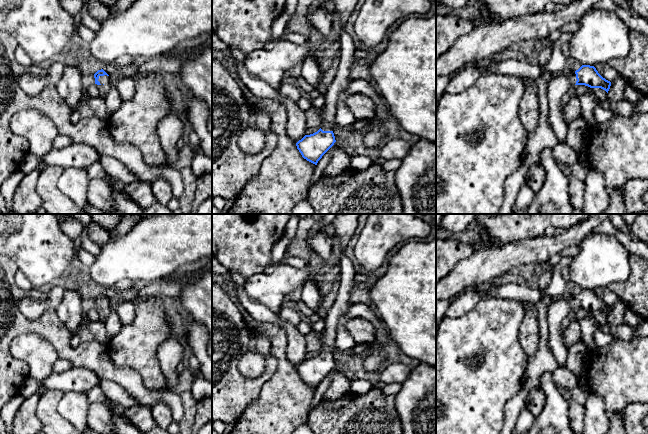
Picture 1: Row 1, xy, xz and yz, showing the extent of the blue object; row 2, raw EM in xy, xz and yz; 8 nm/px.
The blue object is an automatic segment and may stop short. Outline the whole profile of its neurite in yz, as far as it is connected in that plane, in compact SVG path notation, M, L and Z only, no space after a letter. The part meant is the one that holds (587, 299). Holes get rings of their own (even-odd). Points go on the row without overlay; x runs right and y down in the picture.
M582 289L573 297L563 296L554 298L547 311L548 347L558 366L566 366L568 348L565 346L560 333L562 319L571 309L585 309L590 312L601 312L607 317L611 306L603 302L594 290Z

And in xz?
M336 214L332 222L335 228L334 236L338 238L342 248L339 261L341 268L340 287L334 304L327 312L325 328L318 334L321 342L320 353L313 358L305 359L296 367L297 373L302 381L315 389L317 389L322 380L336 366L333 350L335 347L334 341L337 334L339 318L341 315L347 313L352 305L350 298L356 272L352 261L345 254L345 248L356 234L360 215L361 214Z

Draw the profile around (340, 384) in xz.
M334 374L327 391L323 395L322 400L336 400L346 393L351 392L351 379L342 374Z

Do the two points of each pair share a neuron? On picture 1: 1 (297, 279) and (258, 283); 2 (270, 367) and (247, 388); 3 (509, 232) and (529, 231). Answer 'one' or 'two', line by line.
1: one
2: one
3: one

